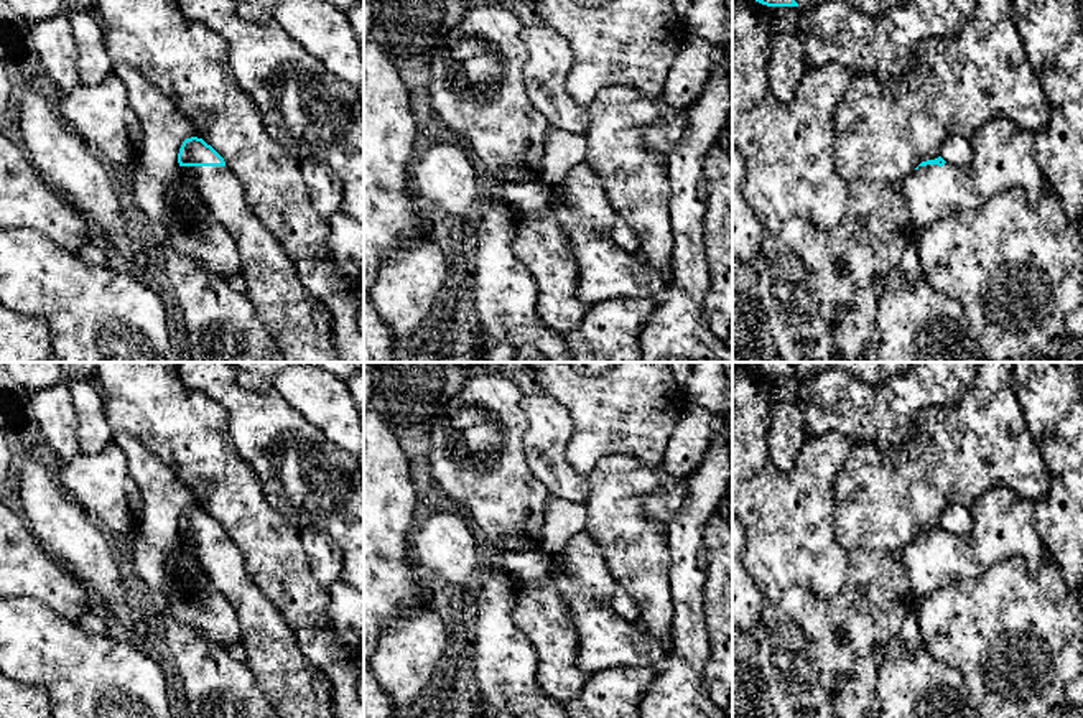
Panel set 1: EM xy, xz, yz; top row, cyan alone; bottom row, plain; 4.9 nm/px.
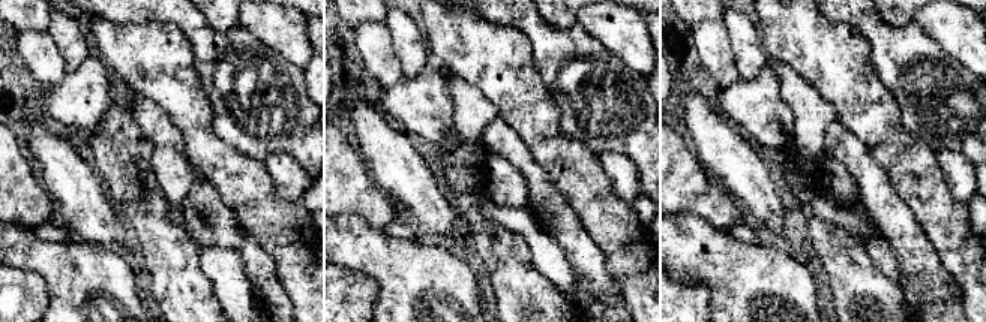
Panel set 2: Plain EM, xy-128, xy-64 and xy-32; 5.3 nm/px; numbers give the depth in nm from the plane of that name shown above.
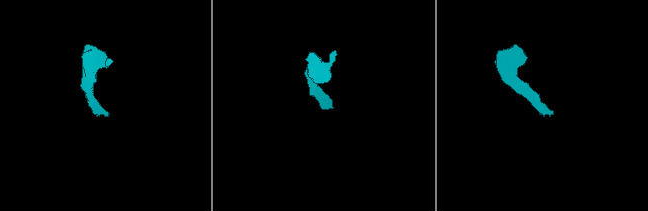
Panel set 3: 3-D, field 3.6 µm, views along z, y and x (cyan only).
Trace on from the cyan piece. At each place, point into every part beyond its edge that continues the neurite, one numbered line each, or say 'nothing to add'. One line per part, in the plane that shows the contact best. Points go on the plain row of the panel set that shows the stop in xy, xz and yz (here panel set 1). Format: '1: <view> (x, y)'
1: xy (297, 689)

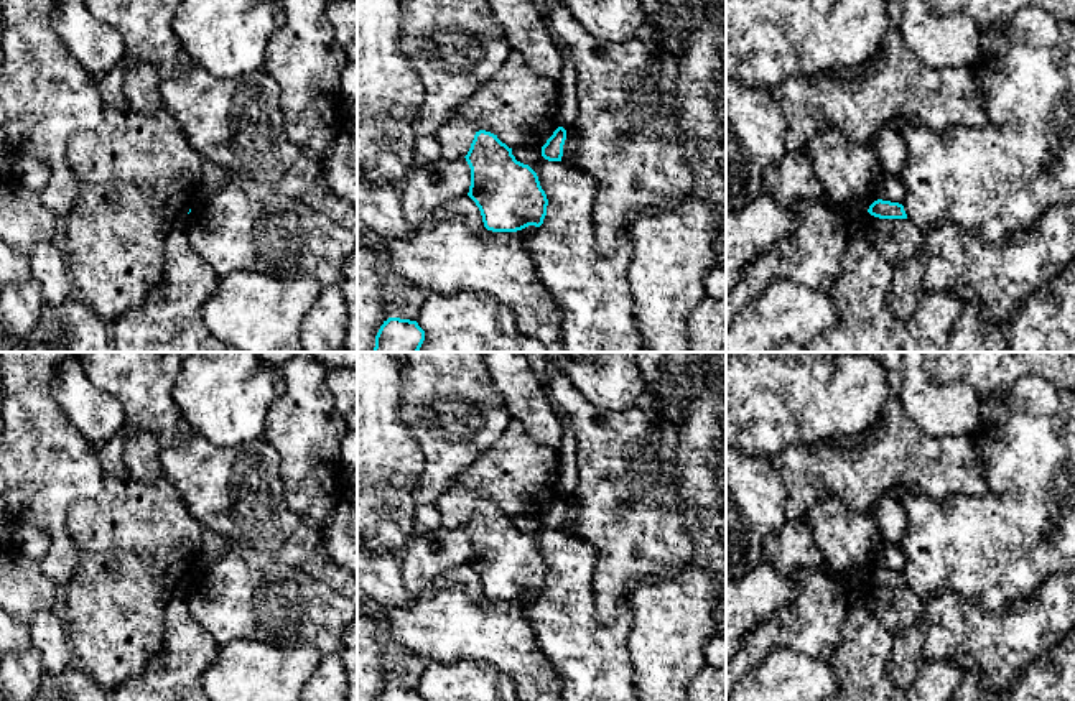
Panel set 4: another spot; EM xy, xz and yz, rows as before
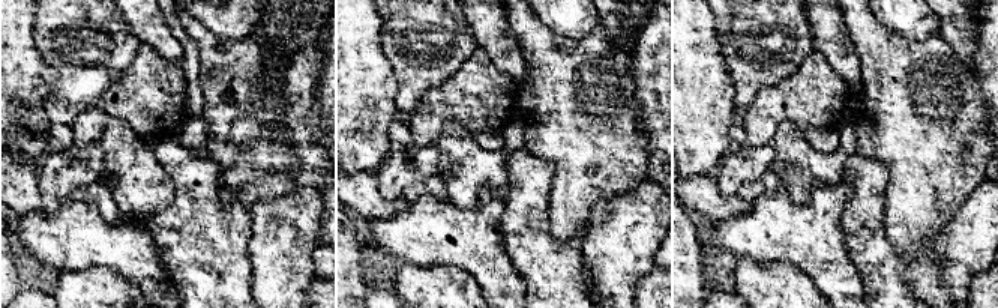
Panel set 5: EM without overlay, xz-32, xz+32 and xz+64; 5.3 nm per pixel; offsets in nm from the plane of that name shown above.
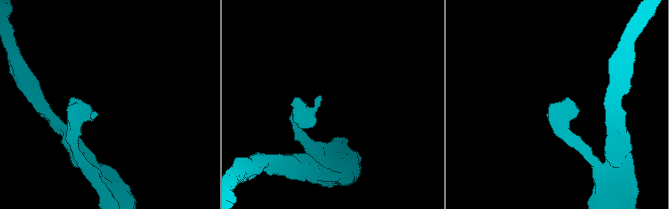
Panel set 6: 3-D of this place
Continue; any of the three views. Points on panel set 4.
nothing to add

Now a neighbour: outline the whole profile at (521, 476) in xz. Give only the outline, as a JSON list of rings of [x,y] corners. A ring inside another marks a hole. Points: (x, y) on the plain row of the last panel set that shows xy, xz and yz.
[[[512,418],[502,436],[436,500],[441,528],[454,530],[468,523],[479,499],[494,502],[509,517],[542,517],[558,494],[560,457],[548,446],[538,444],[524,425]]]

